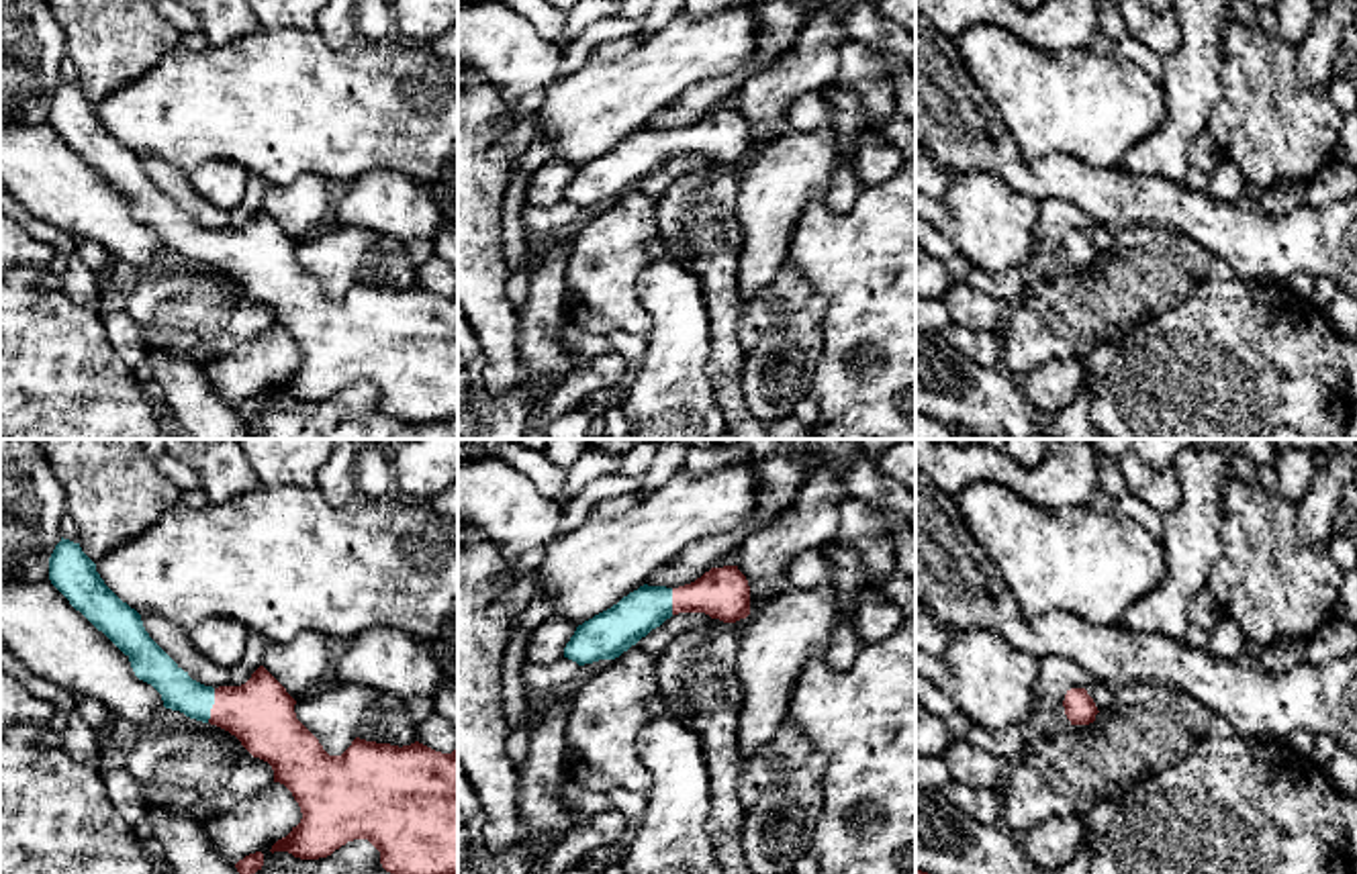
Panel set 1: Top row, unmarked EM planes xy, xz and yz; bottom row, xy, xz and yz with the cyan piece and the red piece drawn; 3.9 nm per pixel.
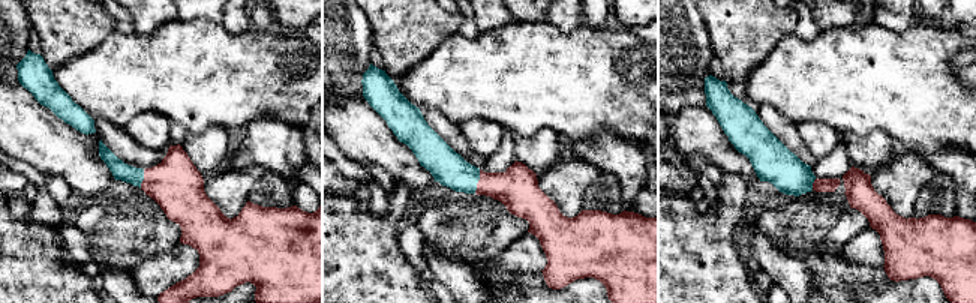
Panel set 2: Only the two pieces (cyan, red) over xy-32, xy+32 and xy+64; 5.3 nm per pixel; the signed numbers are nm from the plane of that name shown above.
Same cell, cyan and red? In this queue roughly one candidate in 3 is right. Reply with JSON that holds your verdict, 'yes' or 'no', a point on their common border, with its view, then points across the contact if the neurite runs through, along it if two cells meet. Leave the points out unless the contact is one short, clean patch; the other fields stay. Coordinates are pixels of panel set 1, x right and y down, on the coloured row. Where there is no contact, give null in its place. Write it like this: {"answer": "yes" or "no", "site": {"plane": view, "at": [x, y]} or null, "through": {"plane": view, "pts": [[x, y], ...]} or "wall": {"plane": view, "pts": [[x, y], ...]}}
{"answer": "yes", "site": {"plane": "xy", "at": [211, 705]}, "through": {"plane": "xy", "pts": [[178, 691], [211, 705], [260, 713]]}}

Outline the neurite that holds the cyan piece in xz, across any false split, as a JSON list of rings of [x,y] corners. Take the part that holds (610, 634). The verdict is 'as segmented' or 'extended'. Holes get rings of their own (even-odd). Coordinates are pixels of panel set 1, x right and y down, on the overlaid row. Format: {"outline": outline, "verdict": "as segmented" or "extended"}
{"outline": [[[738,566],[711,568],[678,588],[640,586],[611,609],[576,627],[564,658],[578,666],[615,660],[678,613],[705,613],[723,623],[750,615],[750,586]]], "verdict": "extended"}

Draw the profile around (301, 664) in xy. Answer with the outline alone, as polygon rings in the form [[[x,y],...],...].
[[[302,631],[288,643],[268,643],[262,666],[300,700],[325,682],[329,666],[327,639]]]

